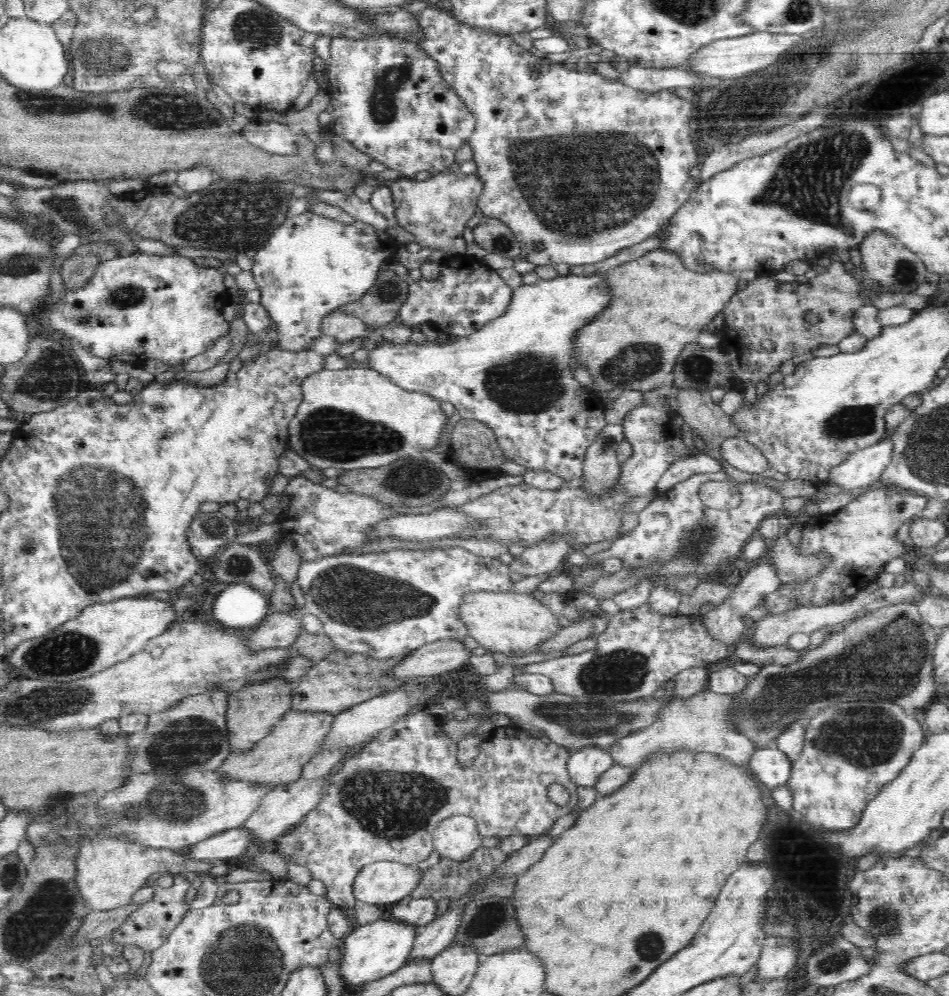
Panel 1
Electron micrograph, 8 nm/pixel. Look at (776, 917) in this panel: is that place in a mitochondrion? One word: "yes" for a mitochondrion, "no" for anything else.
yes

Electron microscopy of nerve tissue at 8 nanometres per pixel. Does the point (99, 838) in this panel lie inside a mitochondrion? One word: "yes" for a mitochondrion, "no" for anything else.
no

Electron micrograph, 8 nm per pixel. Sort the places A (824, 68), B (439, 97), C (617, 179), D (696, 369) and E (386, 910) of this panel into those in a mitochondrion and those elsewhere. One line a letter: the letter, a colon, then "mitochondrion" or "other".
A: other
B: other
C: mitochondrion
D: mitochondrion
E: other

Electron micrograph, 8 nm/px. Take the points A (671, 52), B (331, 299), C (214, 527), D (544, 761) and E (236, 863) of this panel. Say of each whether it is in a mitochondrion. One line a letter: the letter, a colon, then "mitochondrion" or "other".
A: other
B: other
C: mitochondrion
D: other
E: other

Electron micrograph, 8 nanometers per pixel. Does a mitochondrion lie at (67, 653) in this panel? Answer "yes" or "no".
yes

